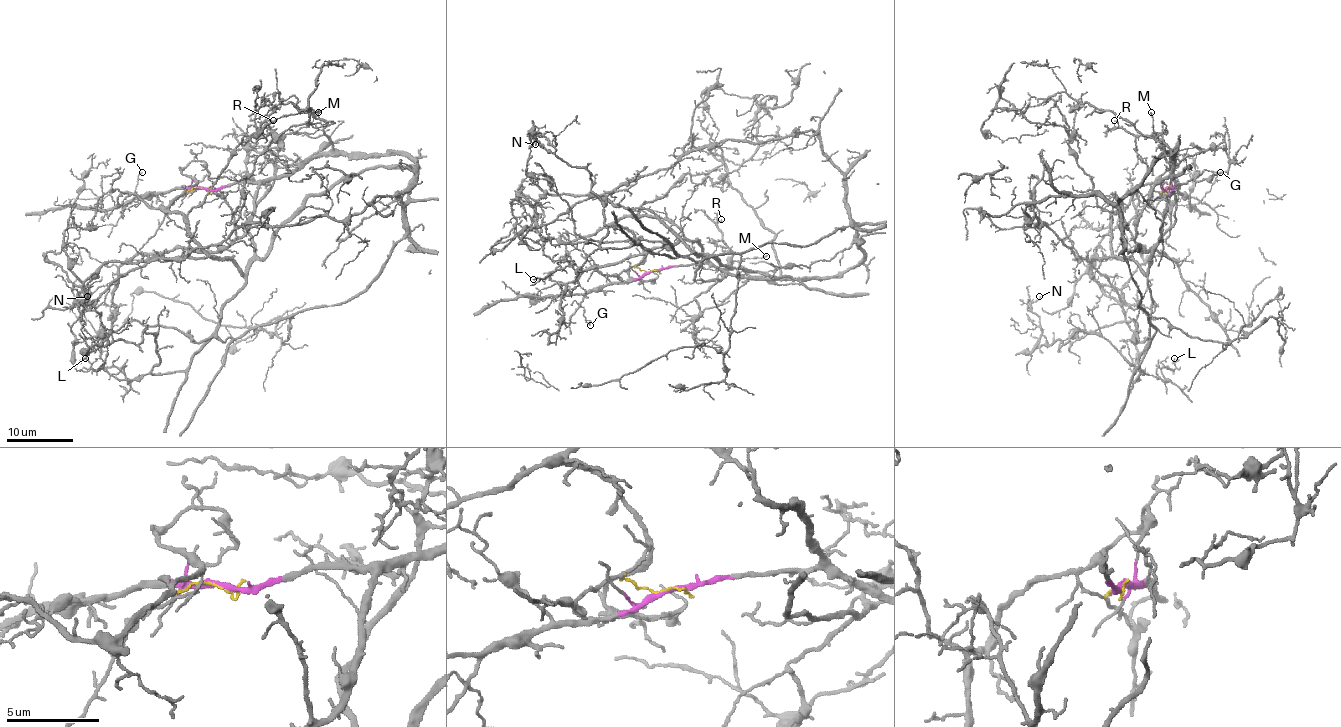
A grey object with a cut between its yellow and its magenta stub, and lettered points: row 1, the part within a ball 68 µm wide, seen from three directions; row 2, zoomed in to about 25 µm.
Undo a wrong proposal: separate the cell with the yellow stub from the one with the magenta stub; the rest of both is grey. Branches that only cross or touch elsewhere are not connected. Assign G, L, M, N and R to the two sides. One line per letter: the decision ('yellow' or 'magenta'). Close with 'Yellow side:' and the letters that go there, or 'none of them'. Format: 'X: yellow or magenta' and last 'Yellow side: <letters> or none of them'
G: magenta
L: yellow
M: yellow
N: yellow
R: yellow
Yellow side: L, M, N, R

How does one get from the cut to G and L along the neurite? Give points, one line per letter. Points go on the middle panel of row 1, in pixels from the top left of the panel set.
G: (653, 270), (631, 280), (596, 287), (581, 304), (589, 326)
L: (653, 270), (616, 223), (631, 217), (656, 217), (693, 252), (596, 249), (532, 279)

